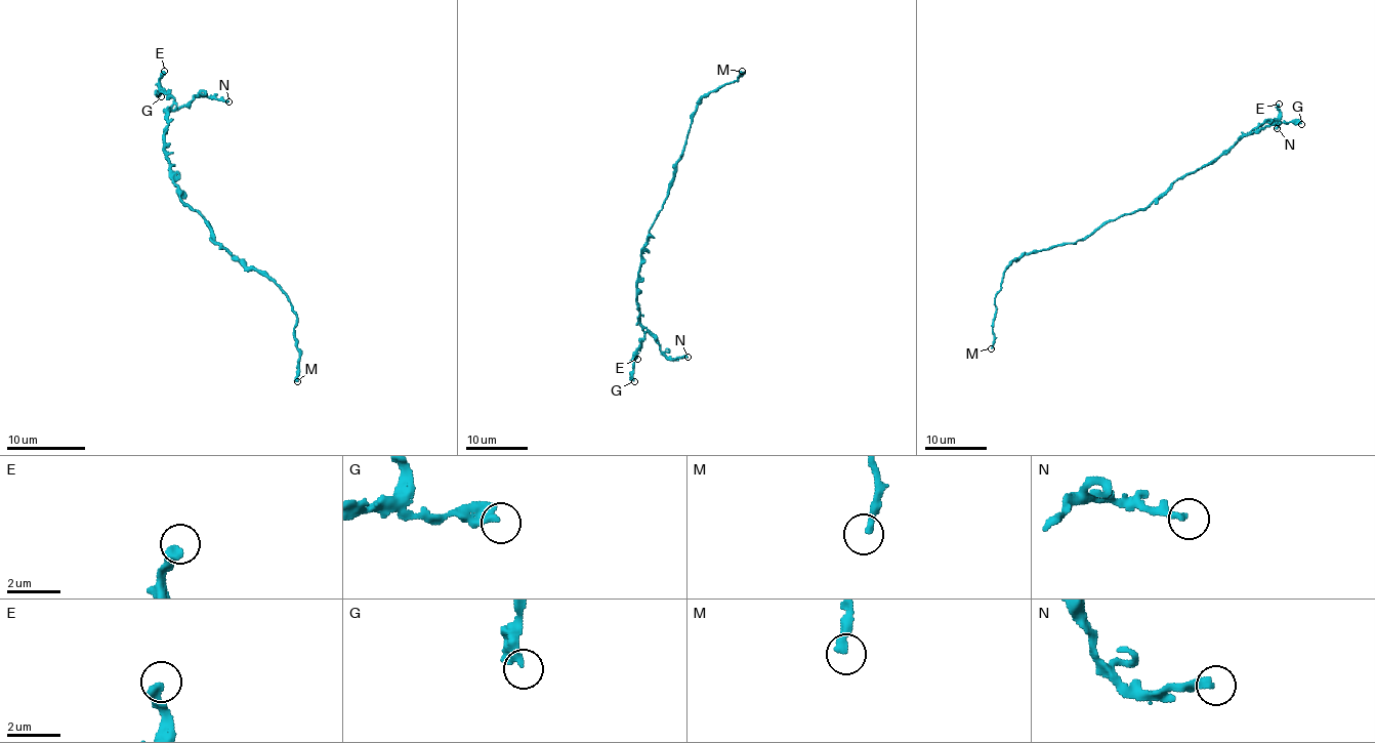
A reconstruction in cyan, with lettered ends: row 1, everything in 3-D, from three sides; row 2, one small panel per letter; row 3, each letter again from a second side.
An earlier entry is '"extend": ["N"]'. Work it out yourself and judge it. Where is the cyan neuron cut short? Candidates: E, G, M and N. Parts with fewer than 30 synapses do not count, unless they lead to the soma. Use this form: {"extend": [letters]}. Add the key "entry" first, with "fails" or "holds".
{"entry": "holds", "extend": ["N"]}

